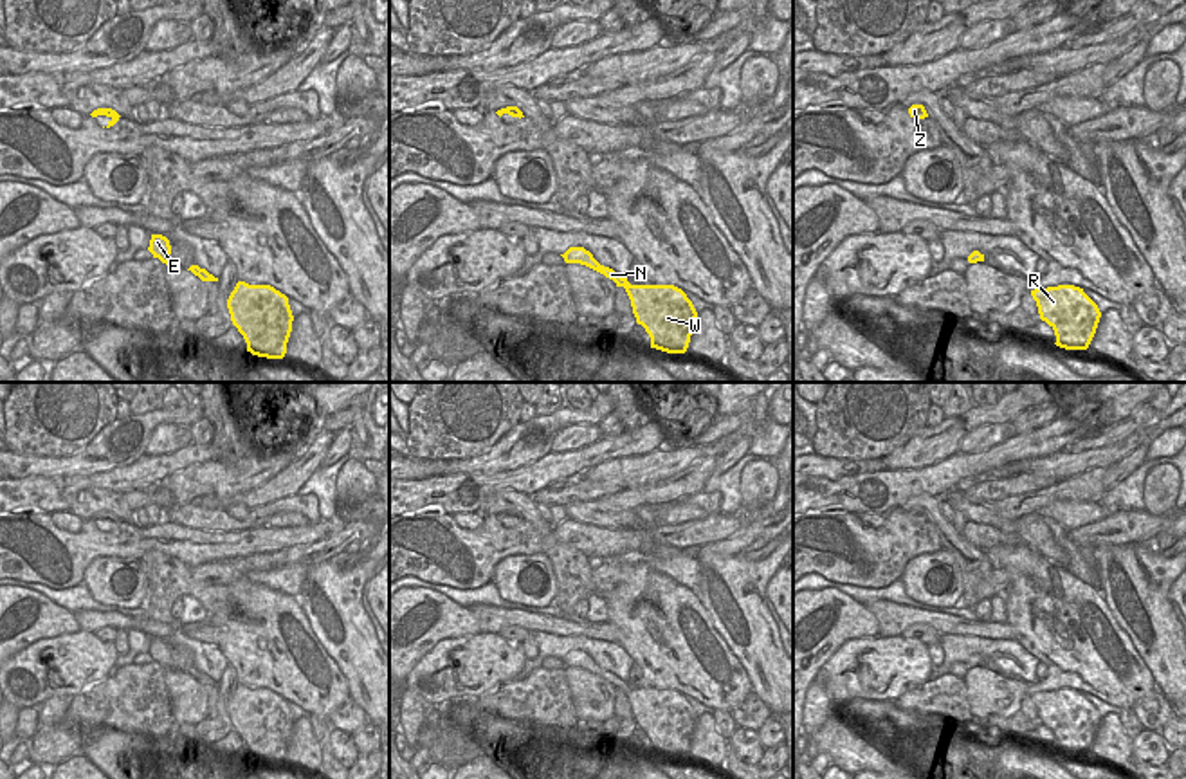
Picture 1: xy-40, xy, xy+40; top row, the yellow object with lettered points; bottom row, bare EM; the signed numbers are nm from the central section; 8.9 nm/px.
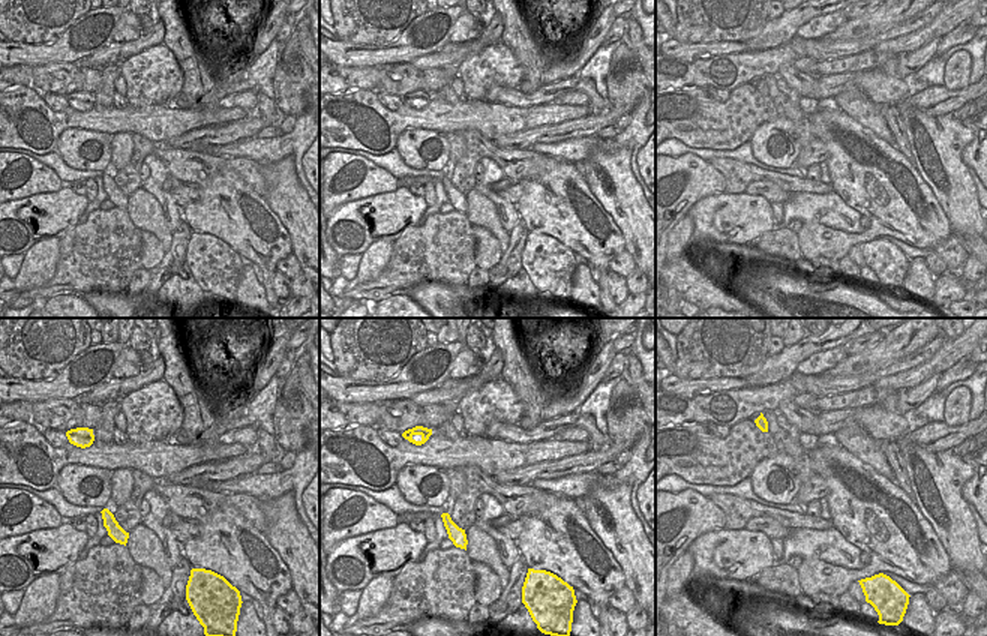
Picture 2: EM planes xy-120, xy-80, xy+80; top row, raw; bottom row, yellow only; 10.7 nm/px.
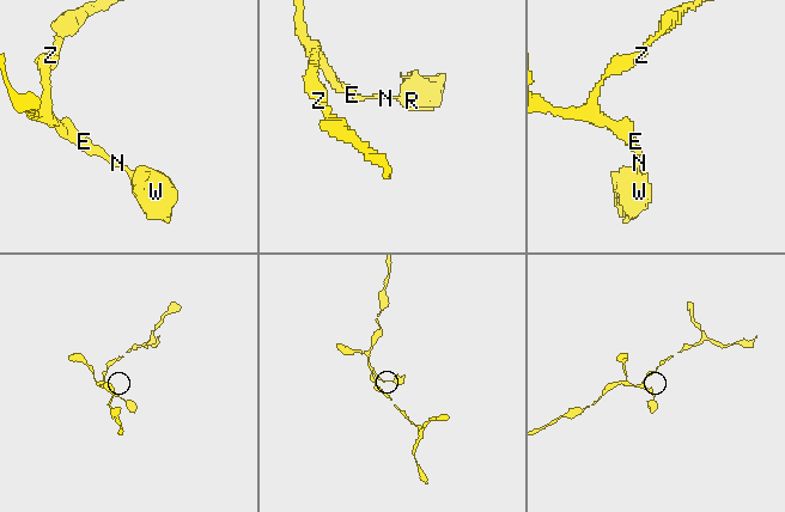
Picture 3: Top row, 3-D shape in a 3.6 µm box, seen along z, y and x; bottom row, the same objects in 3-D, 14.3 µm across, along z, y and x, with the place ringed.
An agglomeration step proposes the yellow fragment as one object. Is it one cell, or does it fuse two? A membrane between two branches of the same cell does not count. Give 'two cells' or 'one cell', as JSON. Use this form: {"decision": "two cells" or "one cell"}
{"decision": "one cell"}

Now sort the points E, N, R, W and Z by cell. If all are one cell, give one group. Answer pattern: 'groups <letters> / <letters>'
groups E N R W Z

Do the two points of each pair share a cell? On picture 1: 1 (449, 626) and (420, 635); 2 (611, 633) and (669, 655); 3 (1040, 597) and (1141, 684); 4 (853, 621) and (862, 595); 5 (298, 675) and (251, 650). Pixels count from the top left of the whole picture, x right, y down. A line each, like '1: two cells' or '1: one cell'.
1: one cell
2: two cells
3: one cell
4: two cells
5: one cell

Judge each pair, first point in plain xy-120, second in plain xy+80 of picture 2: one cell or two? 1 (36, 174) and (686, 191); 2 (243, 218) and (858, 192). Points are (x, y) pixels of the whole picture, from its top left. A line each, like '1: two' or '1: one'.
1: one
2: one

